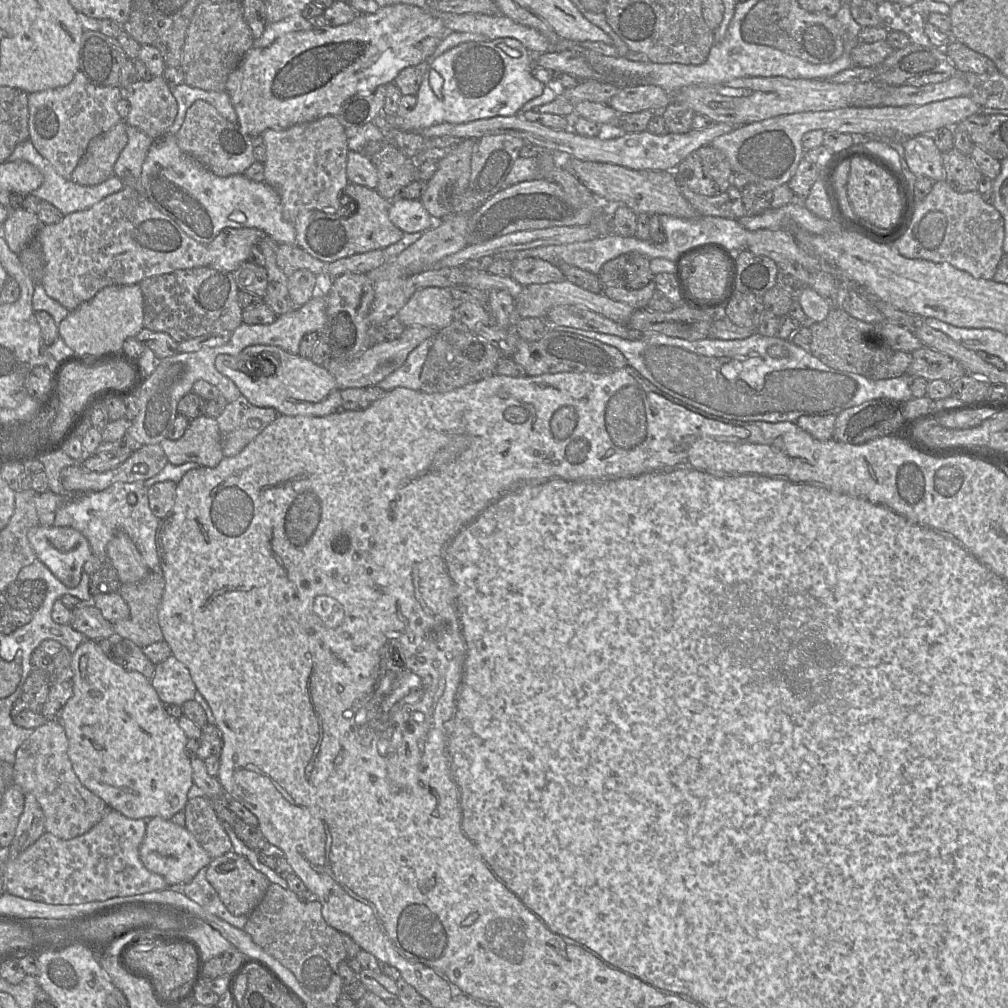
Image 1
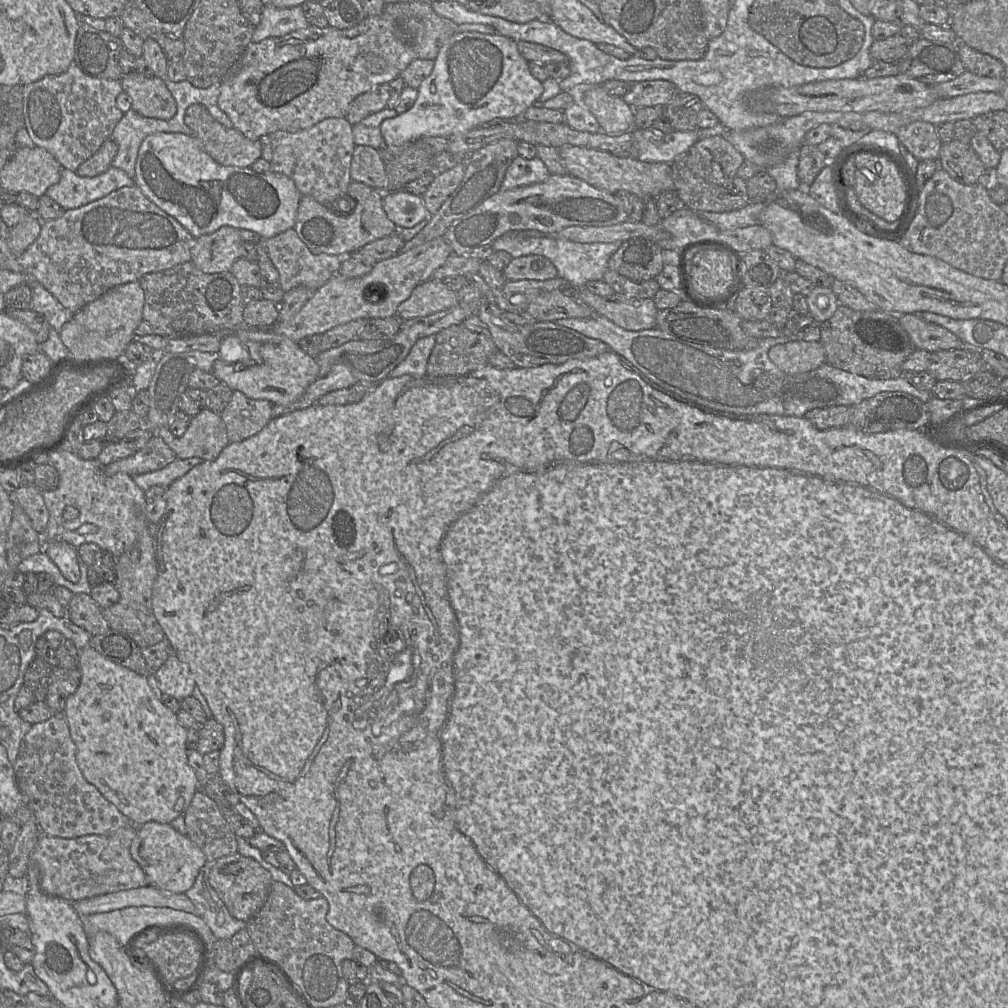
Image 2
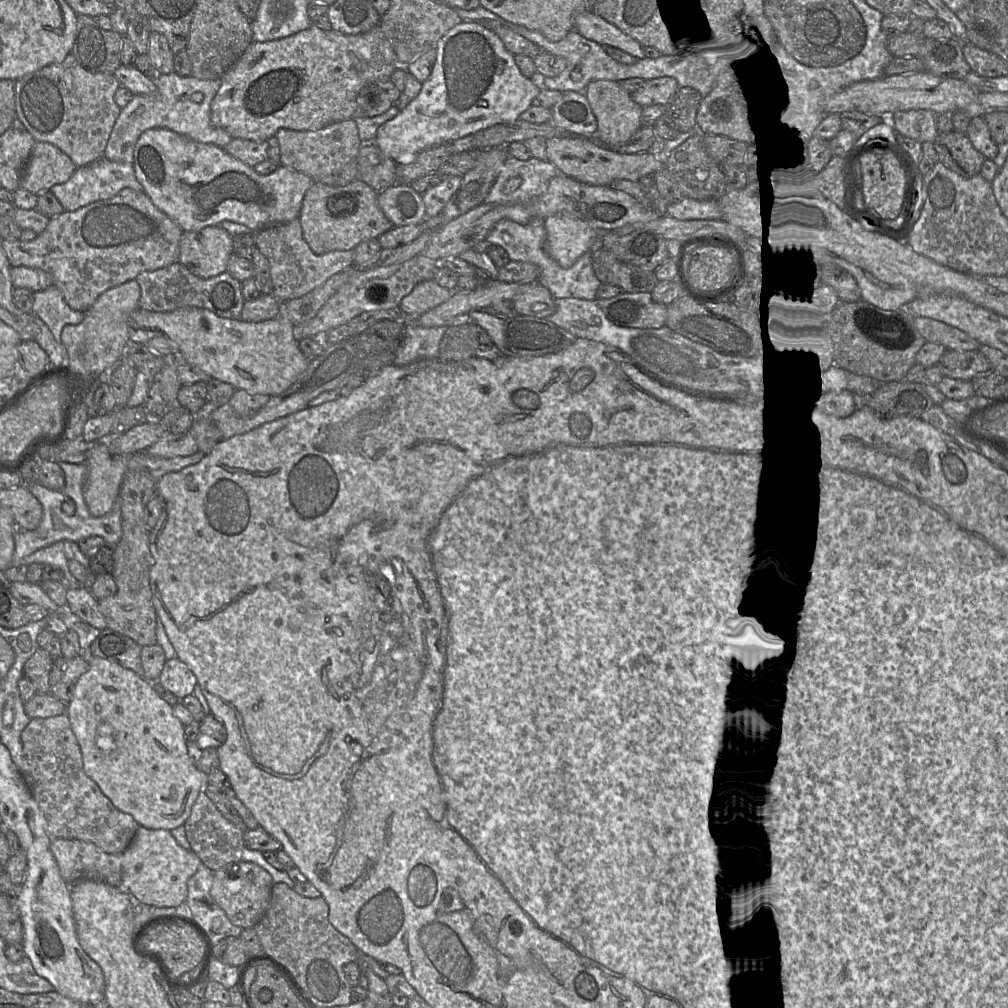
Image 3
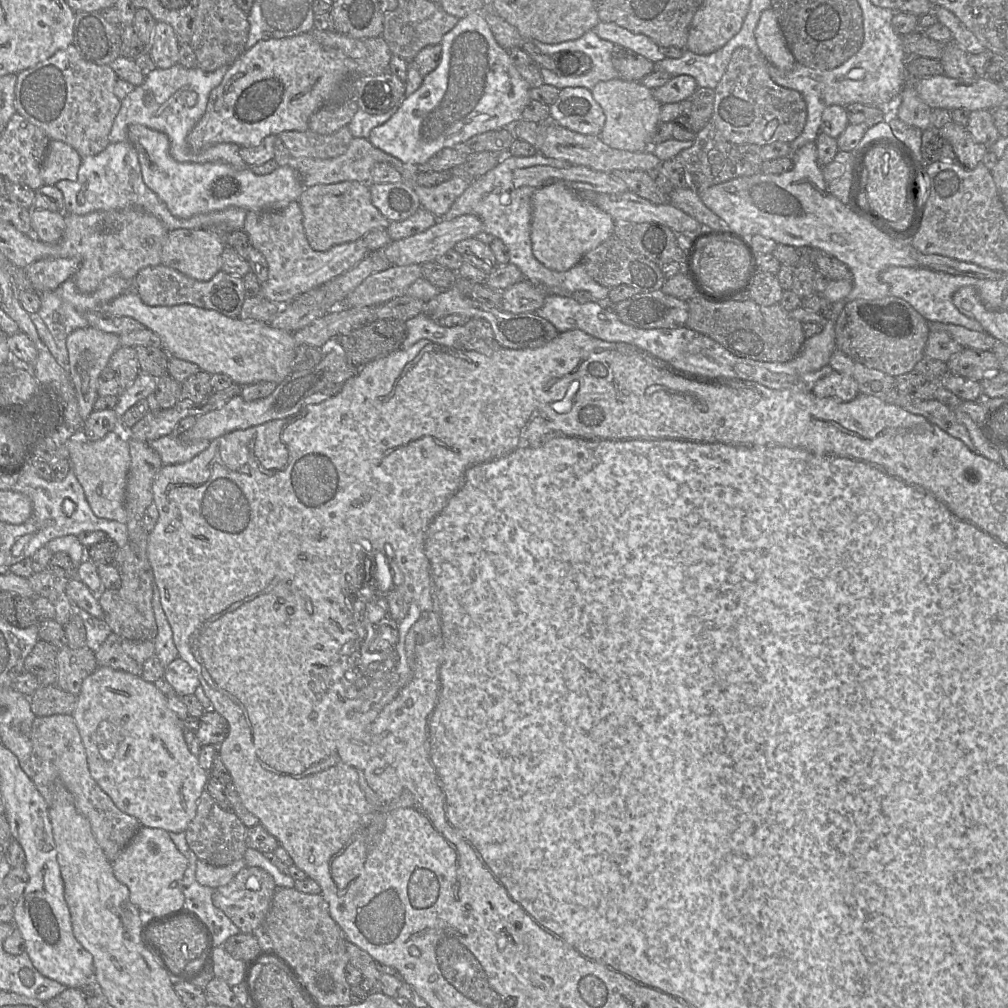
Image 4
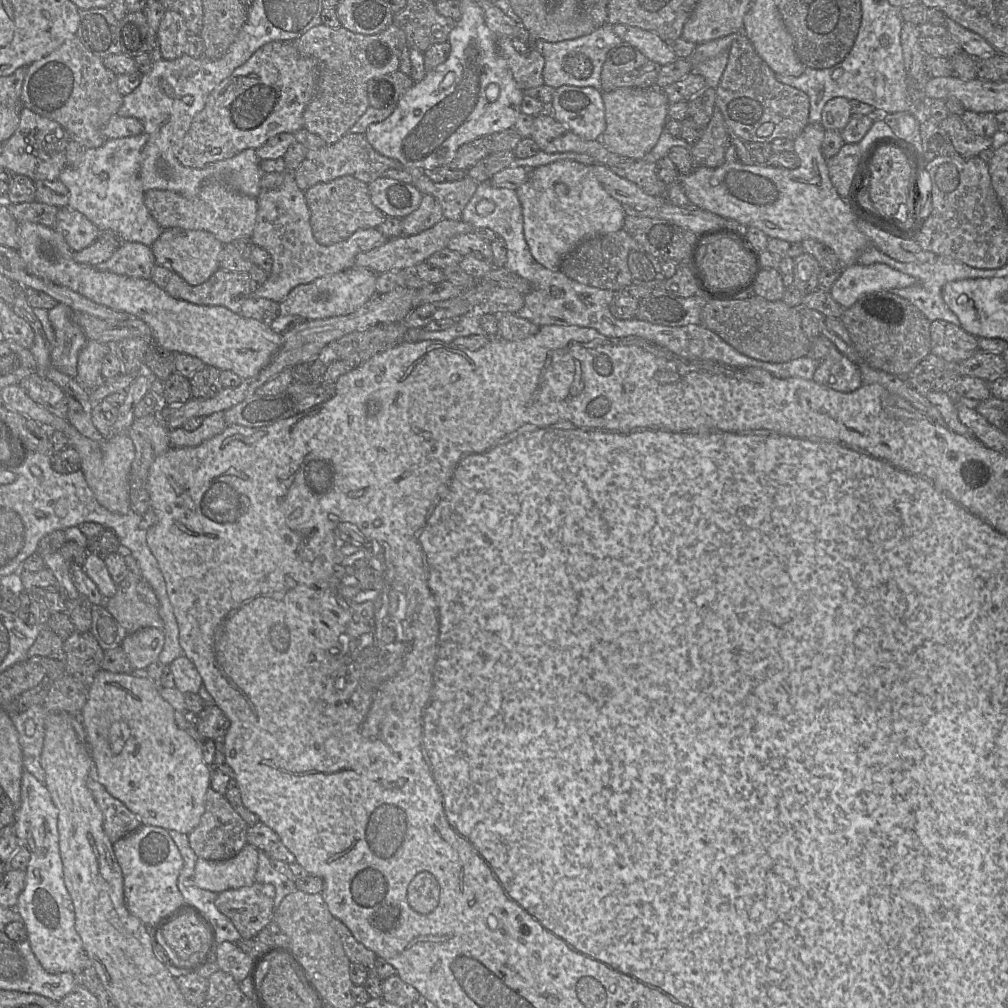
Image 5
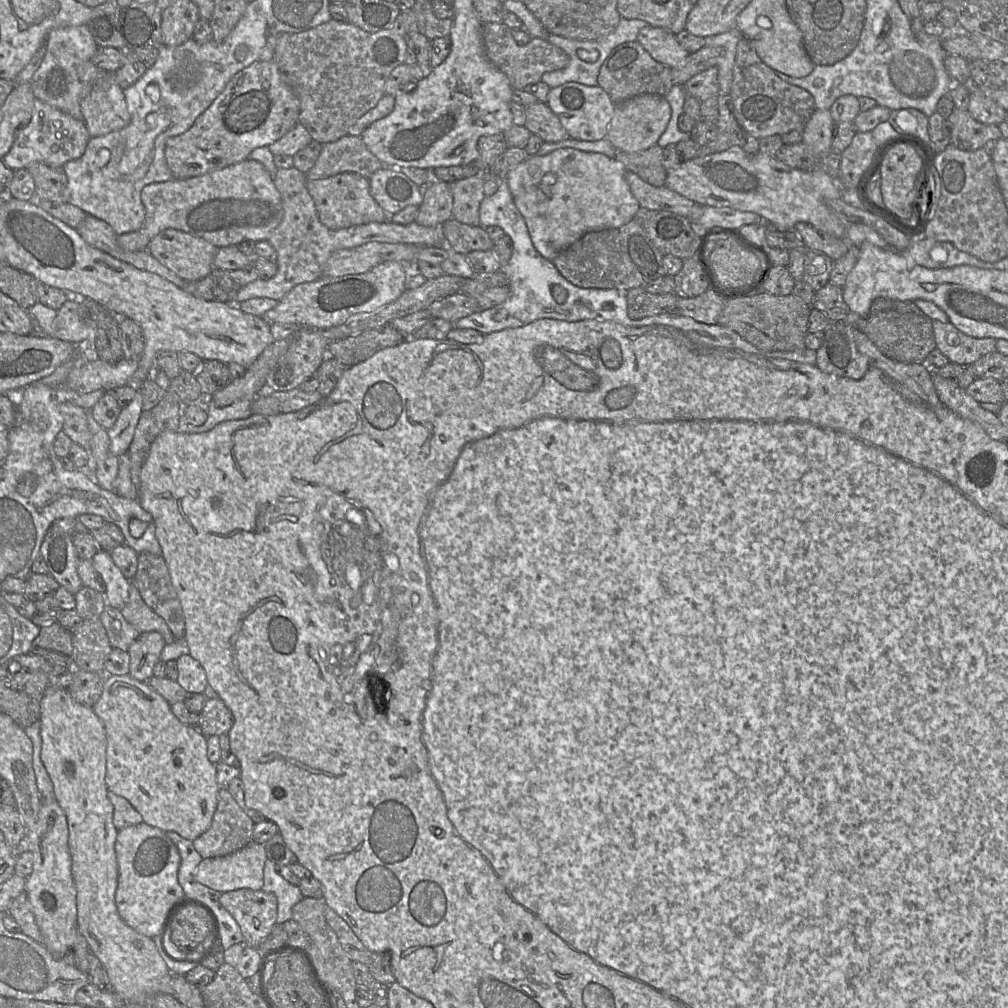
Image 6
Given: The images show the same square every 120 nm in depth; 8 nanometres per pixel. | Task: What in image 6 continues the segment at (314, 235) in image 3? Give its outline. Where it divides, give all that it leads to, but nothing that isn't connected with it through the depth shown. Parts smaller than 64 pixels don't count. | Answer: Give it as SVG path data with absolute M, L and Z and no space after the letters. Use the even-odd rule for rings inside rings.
M341 173L328 178L307 180L307 189L315 203L320 222L331 230L384 222L390 217L371 196L369 178L357 173Z

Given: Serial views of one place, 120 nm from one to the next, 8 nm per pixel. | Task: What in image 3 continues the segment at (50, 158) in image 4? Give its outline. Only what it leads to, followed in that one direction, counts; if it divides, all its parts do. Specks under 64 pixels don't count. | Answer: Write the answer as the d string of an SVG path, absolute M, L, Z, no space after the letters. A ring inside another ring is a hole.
M36 141L22 172L19 188L40 194L56 184L68 181L76 168L73 161L57 146Z

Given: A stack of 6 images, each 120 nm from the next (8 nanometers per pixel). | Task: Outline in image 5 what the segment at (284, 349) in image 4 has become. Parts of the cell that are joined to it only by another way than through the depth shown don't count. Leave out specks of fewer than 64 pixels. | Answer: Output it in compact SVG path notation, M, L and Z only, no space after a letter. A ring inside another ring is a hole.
M33 222L18 224L18 253L28 270L55 284L69 288L79 295L116 311L126 312L144 321L152 332L152 341L172 353L182 353L199 358L205 365L230 370L243 380L257 375L269 364L282 344L282 335L274 332L269 322L246 318L223 306L204 306L173 298L159 288L151 279L133 278L101 271L94 266L77 263L61 234L53 228Z

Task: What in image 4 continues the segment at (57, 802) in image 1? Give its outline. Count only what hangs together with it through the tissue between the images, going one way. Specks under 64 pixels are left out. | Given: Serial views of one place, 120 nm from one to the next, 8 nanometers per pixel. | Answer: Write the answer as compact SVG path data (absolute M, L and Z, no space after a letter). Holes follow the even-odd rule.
M71 714L35 717L30 739L33 783L48 806L50 807L54 797L54 782L60 780L72 794L77 810L88 819L98 845L113 863L142 825L132 815L121 811L91 776L86 750L74 717Z

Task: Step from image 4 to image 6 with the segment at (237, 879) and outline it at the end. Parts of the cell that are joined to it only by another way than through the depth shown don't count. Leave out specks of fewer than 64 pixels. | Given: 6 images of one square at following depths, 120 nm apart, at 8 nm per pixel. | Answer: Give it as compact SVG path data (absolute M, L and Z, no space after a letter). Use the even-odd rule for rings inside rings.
M238 889L221 893L219 902L238 923L250 947L258 948L277 924L278 902L273 893Z

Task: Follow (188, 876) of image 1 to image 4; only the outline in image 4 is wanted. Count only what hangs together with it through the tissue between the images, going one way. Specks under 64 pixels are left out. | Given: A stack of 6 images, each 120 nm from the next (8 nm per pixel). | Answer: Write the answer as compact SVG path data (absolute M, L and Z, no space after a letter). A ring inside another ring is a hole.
M142 826L112 863L116 879L130 892L130 901L146 915L164 915L183 908L182 879L187 869L186 857L178 850L169 832Z

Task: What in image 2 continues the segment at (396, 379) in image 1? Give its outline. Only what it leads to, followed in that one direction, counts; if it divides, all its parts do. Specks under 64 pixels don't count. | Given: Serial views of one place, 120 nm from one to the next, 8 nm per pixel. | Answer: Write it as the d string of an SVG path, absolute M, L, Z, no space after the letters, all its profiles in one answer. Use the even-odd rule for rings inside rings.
M430 335L419 339L408 356L388 375L388 378L397 378L411 375L417 378L427 376L427 361L435 346L436 336Z

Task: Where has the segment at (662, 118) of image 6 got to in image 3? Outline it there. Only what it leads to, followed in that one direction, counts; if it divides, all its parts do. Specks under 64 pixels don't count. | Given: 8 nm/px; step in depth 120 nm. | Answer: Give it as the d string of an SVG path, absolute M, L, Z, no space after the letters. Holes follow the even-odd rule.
M597 80L590 82L585 89L592 111L598 122L597 141L606 146L620 146L627 142L642 126L643 107L636 103L631 94L624 90L619 82Z

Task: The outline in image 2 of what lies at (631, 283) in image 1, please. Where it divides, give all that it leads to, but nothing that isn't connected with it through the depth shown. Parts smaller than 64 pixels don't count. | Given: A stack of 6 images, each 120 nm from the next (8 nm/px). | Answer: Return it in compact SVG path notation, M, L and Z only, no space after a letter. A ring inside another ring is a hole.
M633 237L622 242L608 268L636 283L656 279L665 265L663 251L656 241Z

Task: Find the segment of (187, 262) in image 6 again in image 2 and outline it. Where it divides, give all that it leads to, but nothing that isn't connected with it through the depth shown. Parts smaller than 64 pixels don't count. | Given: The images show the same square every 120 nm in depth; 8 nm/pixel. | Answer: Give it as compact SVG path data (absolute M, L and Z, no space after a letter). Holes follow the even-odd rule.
M222 226L211 234L195 238L191 262L207 274L228 272L241 257L242 242L239 229Z

